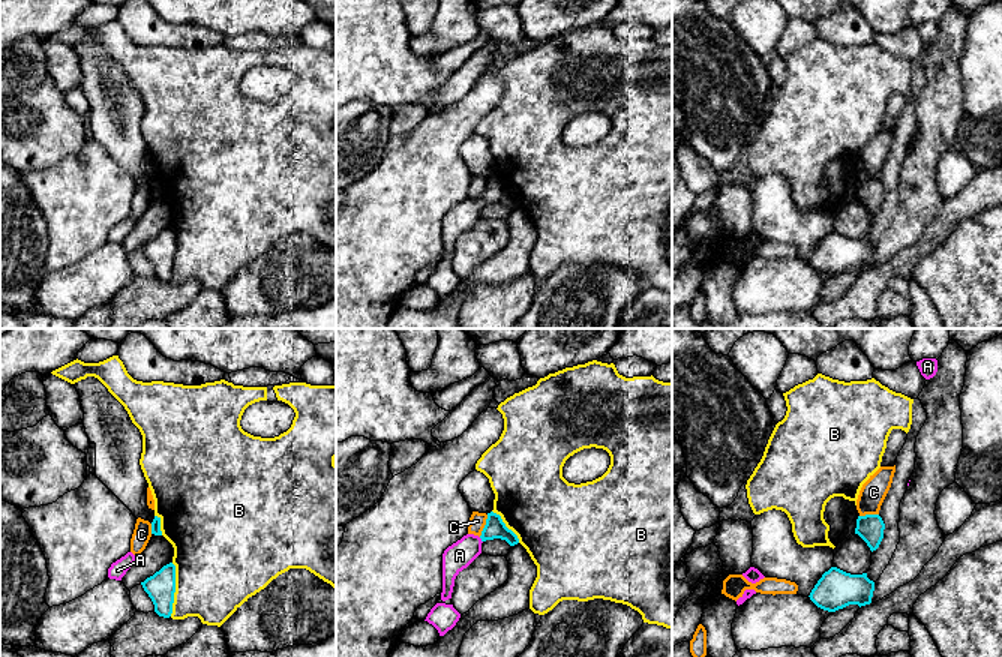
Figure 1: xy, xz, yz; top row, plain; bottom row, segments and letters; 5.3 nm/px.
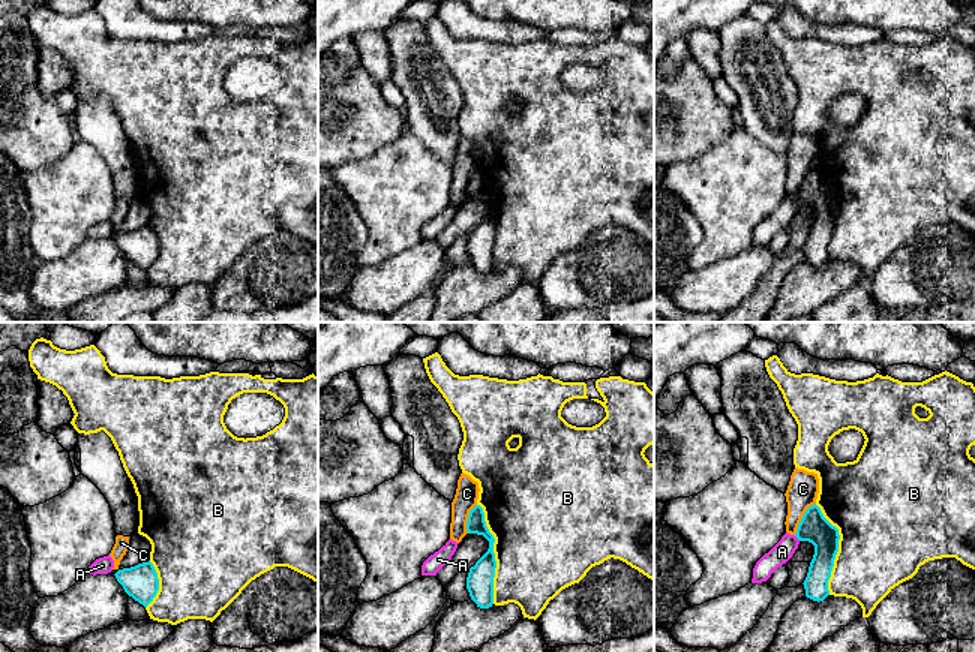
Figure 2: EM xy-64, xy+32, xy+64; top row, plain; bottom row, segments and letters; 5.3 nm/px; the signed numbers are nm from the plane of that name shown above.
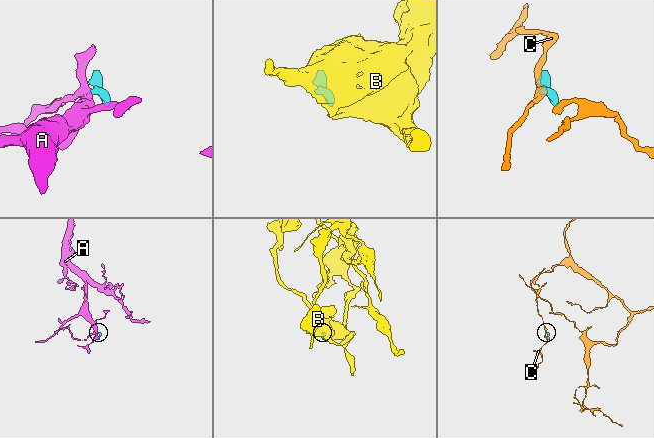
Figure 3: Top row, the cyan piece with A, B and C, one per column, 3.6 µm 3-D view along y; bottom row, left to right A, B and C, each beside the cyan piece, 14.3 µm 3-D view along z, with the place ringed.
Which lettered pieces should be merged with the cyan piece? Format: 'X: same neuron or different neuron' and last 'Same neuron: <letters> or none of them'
A: same neuron
B: different neuron
C: different neuron
Same neuron: A

